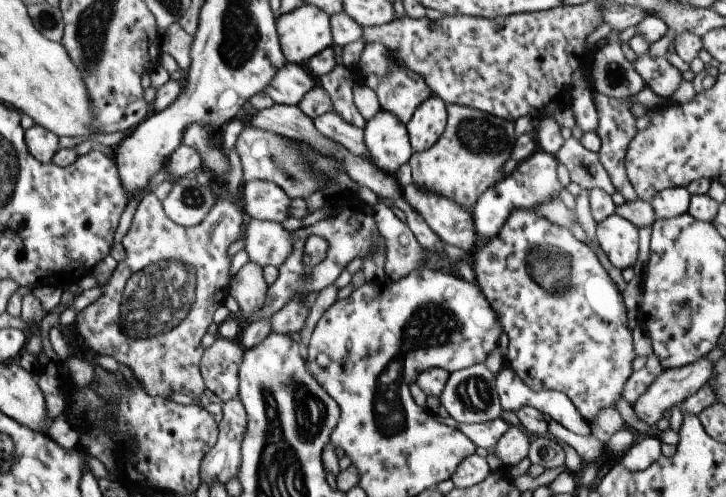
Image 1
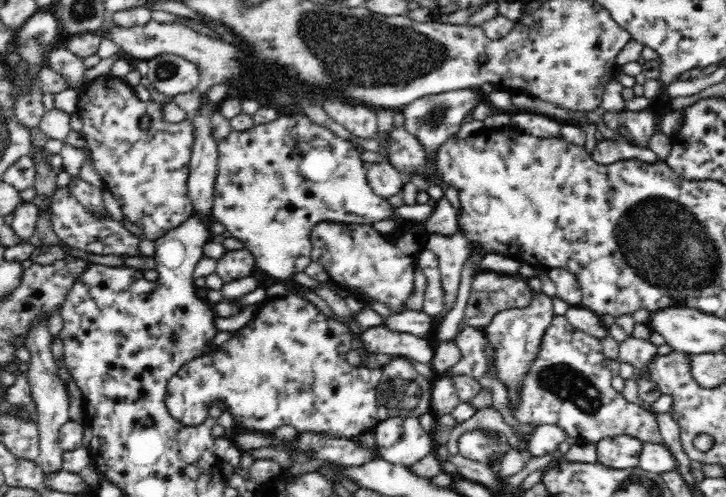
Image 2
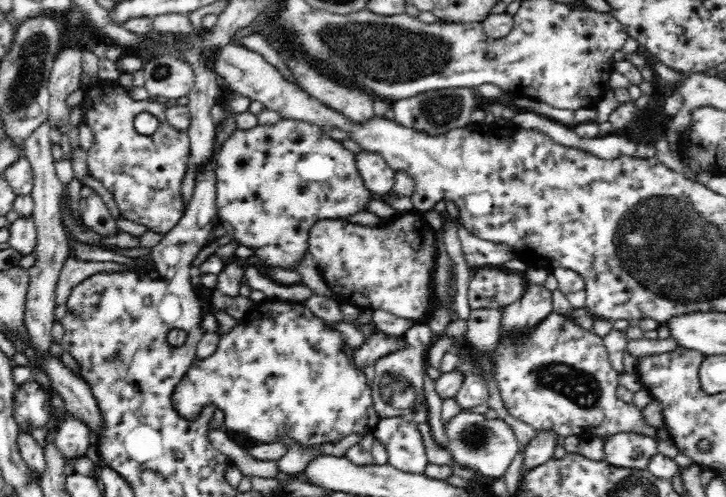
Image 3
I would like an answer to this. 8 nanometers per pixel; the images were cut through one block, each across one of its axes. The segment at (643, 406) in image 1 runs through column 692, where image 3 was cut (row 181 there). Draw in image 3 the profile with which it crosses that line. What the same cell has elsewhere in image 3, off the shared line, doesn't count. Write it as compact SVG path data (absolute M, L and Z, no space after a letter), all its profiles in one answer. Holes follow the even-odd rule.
M362 151L355 153L356 169L366 188L375 194L386 194L393 190L394 170L377 153Z

